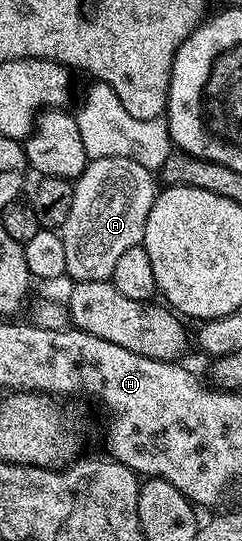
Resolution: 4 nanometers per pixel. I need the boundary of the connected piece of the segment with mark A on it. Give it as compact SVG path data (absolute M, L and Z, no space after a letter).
M96 158L87 160L86 170L74 181L72 211L68 211L68 219L60 230L64 243L66 277L71 282L110 280L120 255L124 255L124 251L128 251L128 247L142 244L144 227L148 223L148 211L152 211L152 203L159 192L155 174L148 167L142 167L132 159Z

